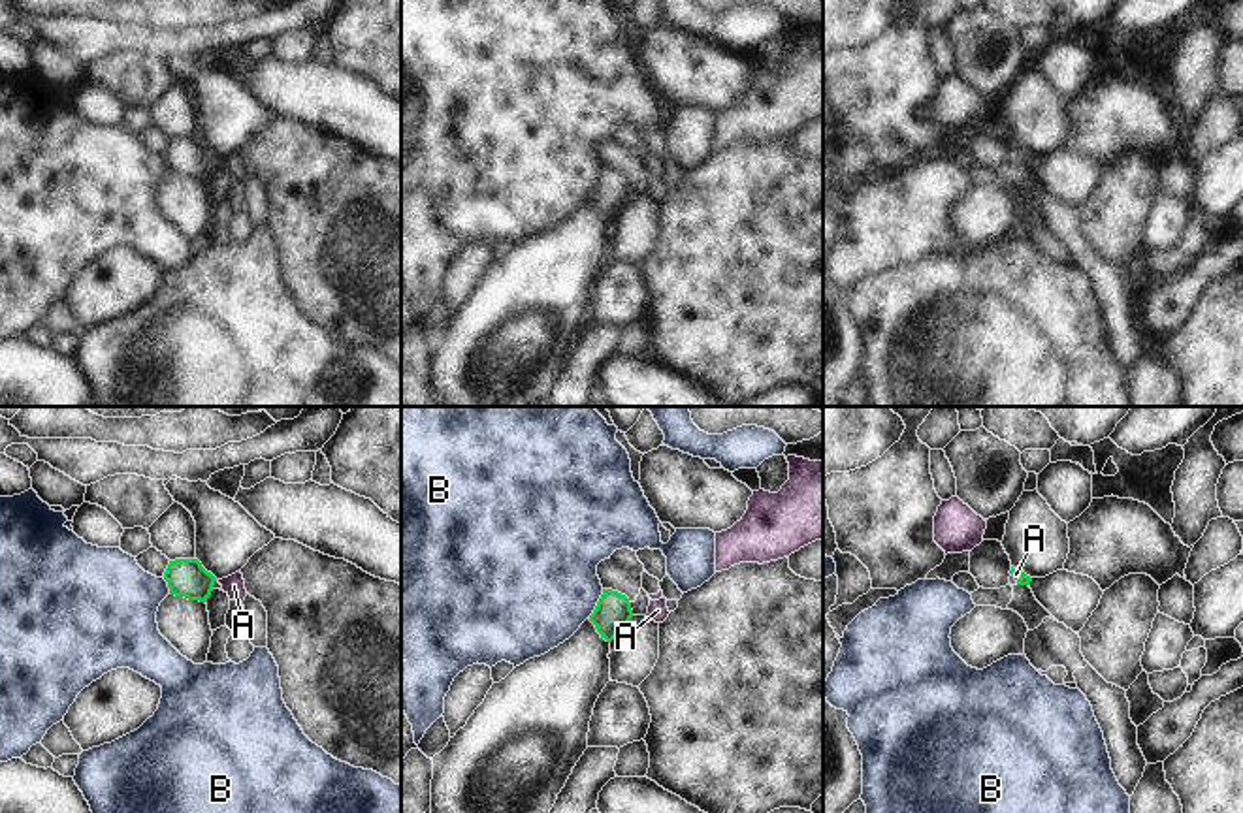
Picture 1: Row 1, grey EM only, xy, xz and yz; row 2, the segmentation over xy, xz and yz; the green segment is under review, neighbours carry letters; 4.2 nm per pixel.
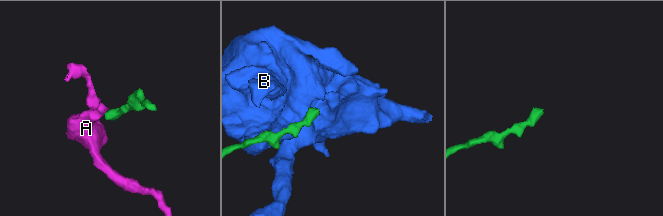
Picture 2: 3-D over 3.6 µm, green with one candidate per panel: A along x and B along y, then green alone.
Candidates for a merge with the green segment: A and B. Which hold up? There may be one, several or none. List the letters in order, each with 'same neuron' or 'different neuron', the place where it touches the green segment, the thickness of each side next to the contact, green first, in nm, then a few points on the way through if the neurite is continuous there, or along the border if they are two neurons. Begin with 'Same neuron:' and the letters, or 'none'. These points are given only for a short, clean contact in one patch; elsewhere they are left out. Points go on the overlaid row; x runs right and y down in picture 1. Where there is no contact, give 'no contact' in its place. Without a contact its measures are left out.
Same neuron: A
A: same neuron | yz (1021, 576) | 50/40 nm | across yz (1025, 580), (1021, 576), (1016, 574)
B: different neuron | xz (597, 603) | 160/480 nm | along xz (603, 589), (588, 616)

